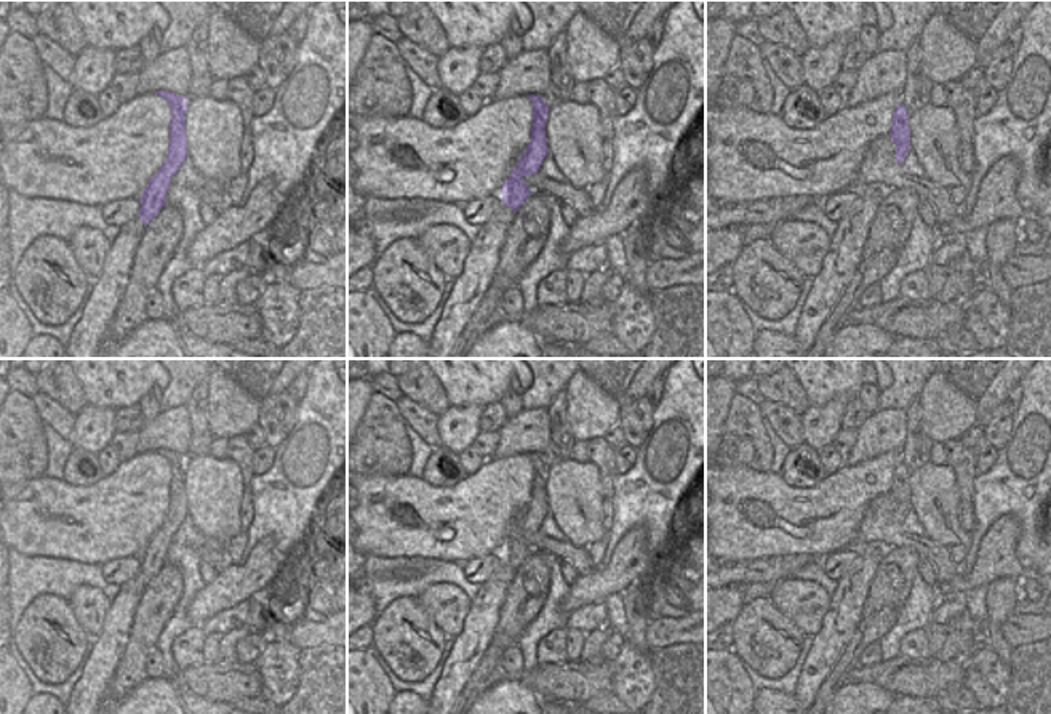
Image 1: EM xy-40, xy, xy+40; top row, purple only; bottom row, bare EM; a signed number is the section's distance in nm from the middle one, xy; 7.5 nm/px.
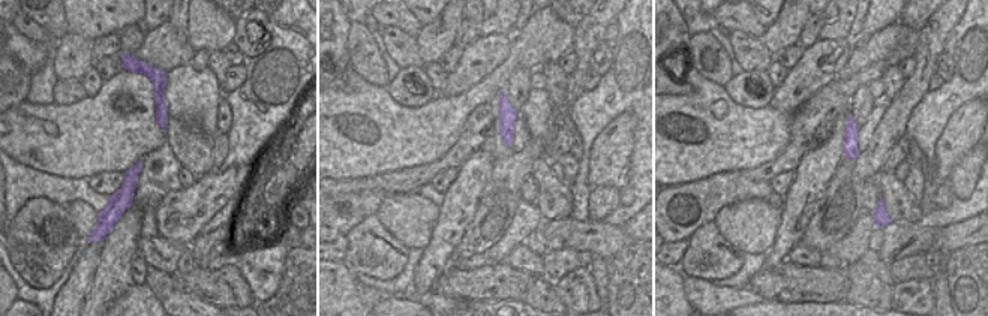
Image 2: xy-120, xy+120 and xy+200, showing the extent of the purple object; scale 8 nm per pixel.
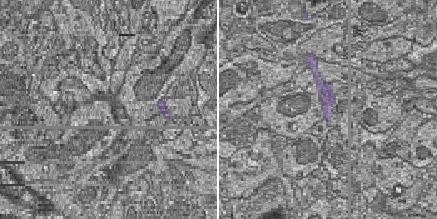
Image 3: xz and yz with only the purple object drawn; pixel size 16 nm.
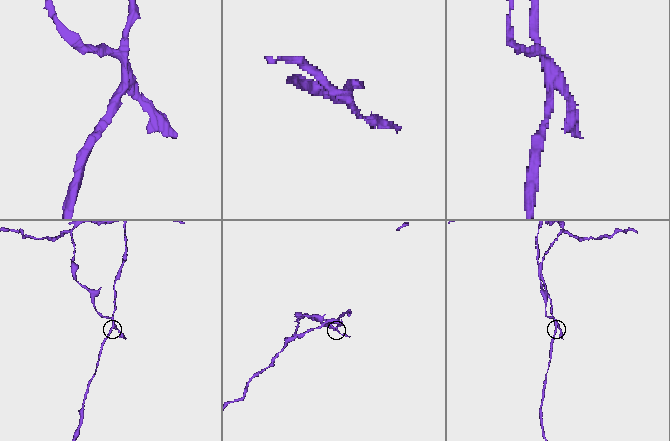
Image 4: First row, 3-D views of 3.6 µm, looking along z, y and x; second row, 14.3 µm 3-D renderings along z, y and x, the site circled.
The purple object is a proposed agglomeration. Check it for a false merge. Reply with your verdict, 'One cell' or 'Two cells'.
Two cells.

